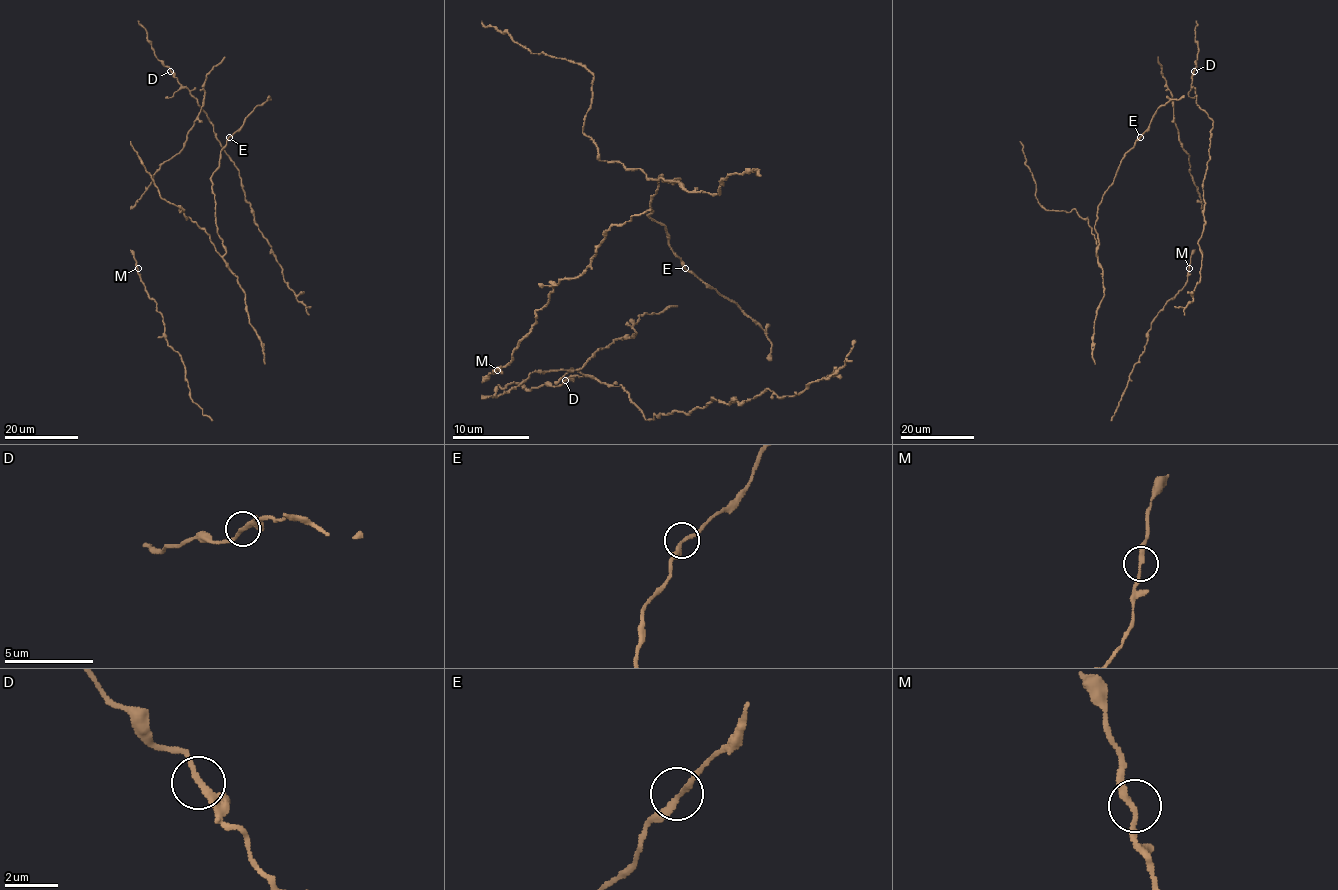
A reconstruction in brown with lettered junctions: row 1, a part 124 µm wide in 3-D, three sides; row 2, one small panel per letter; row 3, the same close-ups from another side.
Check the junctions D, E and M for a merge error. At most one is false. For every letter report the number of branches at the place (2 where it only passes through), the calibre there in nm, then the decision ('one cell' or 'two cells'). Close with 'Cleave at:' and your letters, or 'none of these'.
D: 2 | 220 nm | one cell
E: 2 | 240 nm | one cell
M: 2 | 220 nm | one cell
Cleave at: none of these

